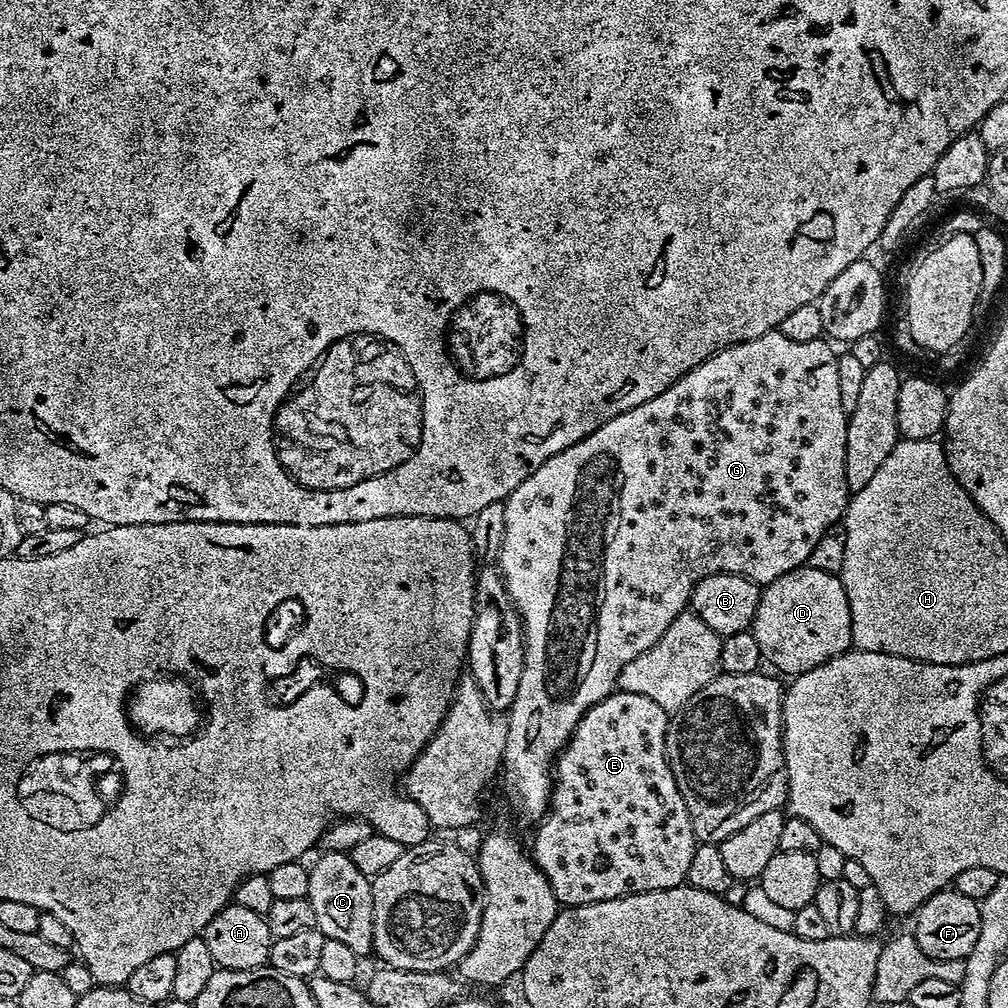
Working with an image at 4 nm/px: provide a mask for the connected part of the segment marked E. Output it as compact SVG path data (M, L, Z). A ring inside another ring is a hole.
M615 691L602 702L595 704L585 716L580 719L567 748L560 753L554 764L554 787L550 797L550 807L542 819L535 825L536 833L532 836L530 855L536 861L542 874L550 882L557 901L564 906L578 904L597 904L603 900L613 900L623 896L633 896L639 892L657 892L667 888L679 888L688 879L690 858L694 858L694 850L698 843L690 814L686 804L682 802L682 794L678 794L678 786L674 782L674 774L668 765L666 750L666 734L670 723L669 713L641 694Z

